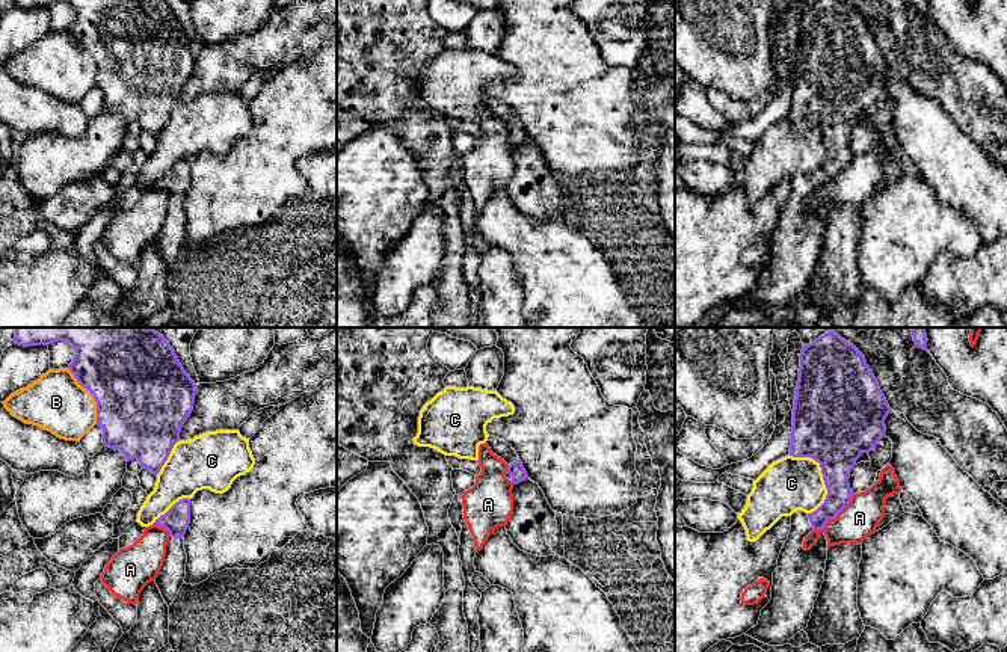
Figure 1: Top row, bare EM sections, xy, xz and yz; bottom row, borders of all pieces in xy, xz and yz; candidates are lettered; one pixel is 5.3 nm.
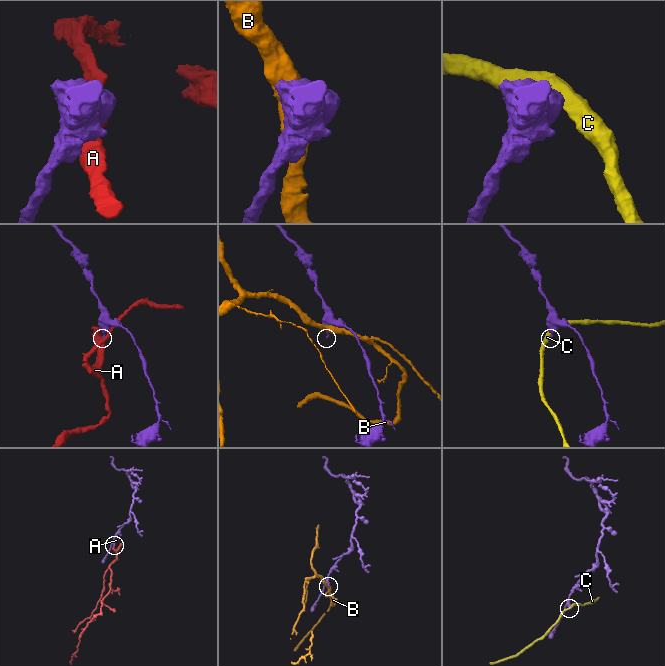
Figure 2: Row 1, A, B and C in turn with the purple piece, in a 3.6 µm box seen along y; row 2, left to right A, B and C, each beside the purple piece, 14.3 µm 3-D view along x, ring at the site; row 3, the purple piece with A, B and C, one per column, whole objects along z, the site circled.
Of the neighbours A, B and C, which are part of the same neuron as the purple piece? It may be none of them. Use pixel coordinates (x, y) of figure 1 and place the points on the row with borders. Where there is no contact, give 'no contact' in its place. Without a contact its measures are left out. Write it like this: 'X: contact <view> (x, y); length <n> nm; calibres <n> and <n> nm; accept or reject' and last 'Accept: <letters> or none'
A: contact yz (835, 516); length 300 nm; calibres 150 and 200 nm; reject
B: contact xy (92, 394); length 340 nm; calibres 500 and 300 nm; reject
C: contact yz (822, 473); length 340 nm; calibres 400 and 280 nm; reject
Accept: none

